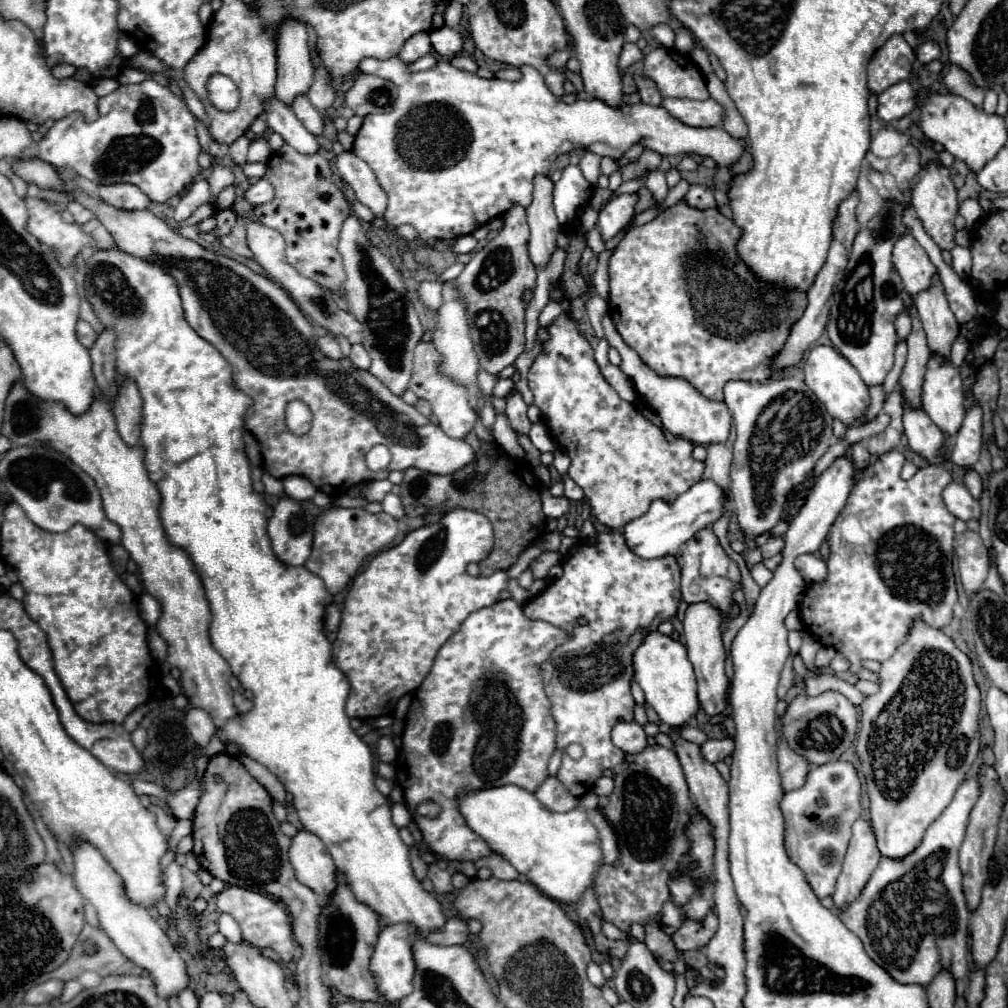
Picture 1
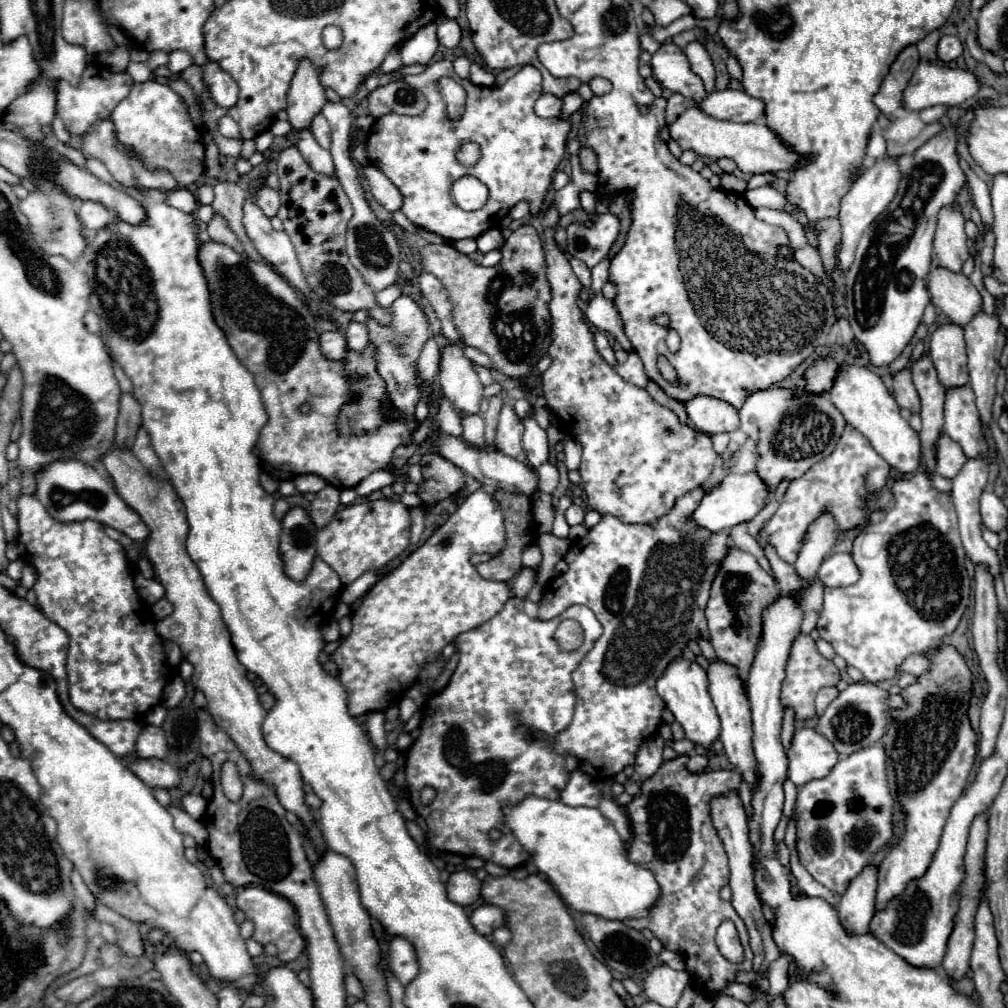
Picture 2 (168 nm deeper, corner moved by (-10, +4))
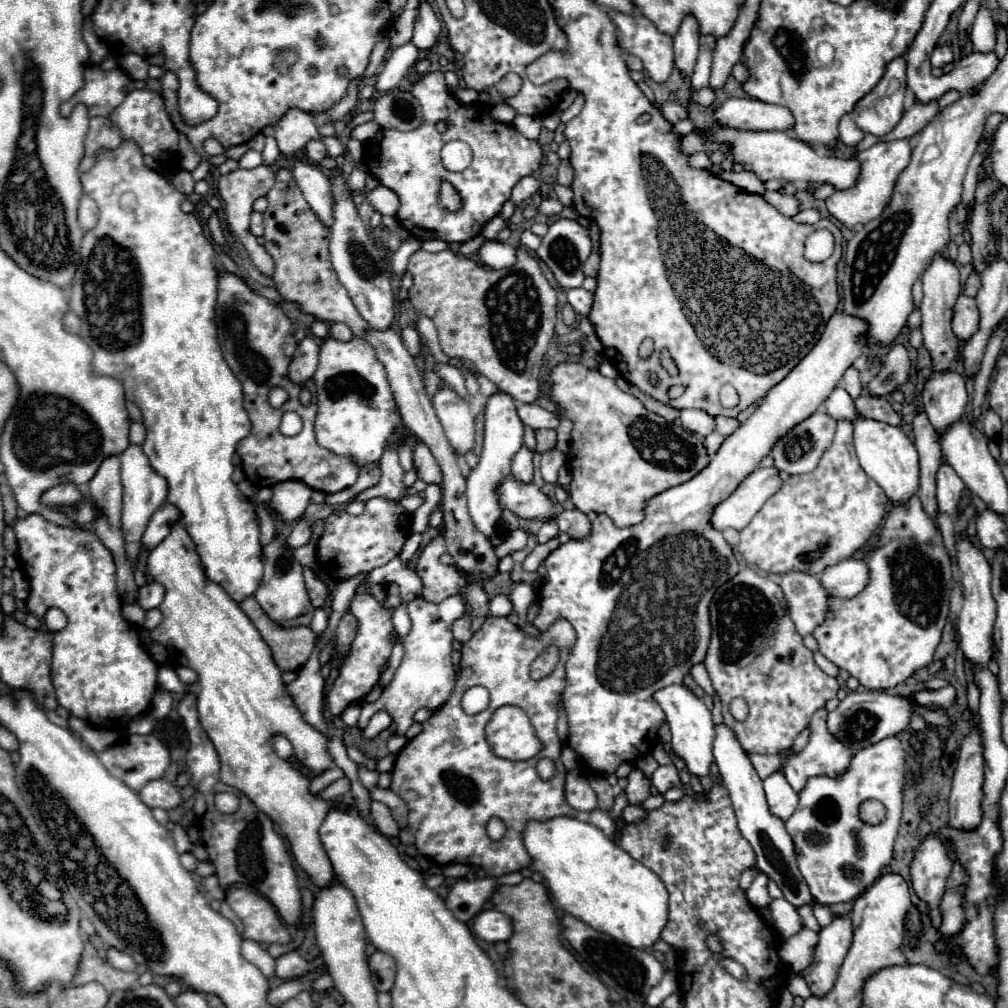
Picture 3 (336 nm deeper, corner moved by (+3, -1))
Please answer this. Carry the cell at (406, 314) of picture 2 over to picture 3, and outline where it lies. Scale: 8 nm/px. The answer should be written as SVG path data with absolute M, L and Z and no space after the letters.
M393 436L391 444L387 446L387 450L379 462L379 466L381 466L379 484L363 490L361 494L355 496L355 500L367 502L369 498L375 498L375 496L381 496L387 500L401 500L407 496L407 486L403 484L403 468L401 468L399 458L397 458L397 440L399 438L401 436Z

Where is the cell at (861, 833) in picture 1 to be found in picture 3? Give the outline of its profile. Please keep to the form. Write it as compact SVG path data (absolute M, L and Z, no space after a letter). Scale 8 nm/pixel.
M849 914L835 918L829 926L819 932L819 944L815 950L815 960L807 966L801 976L807 980L813 996L823 998L835 984L835 976L843 964L853 938L853 924Z

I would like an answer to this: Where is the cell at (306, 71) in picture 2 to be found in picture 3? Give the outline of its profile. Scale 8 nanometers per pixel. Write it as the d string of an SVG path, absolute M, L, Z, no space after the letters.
M291 108L277 124L275 124L275 140L283 156L293 158L297 152L301 152L307 146L307 140L321 138L313 114L307 114L303 110Z

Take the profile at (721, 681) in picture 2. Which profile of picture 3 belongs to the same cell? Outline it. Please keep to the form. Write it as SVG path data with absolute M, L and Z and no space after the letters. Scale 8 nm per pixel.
M725 724L715 726L715 730L717 730L717 738L715 738L715 746L713 746L715 762L719 766L723 784L729 790L729 796L731 796L731 802L733 802L733 808L735 808L735 814L737 814L739 830L741 830L743 838L755 850L757 868L763 874L767 874L767 878L773 880L779 886L779 890L783 892L783 898L787 902L791 902L795 908L805 906L805 904L811 904L813 902L813 896L811 896L811 892L807 888L807 882L803 880L803 876L801 876L801 872L797 868L795 844L793 844L789 832L785 830L785 822L769 812L761 778L757 776L753 764L749 762L745 750L737 742L735 734Z

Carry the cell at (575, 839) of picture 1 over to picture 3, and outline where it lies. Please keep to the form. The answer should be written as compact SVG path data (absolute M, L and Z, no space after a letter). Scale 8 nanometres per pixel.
M563 816L551 818L549 822L529 822L523 838L533 858L531 868L541 872L549 882L555 906L631 948L647 950L661 940L661 932L667 924L669 900L665 884L655 872L623 852L623 848L609 840L599 828Z

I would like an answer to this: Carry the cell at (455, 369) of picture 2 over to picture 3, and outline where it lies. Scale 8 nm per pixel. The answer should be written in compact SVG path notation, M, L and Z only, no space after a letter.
M443 388L433 396L433 406L451 448L457 454L471 452L475 446L475 418L469 404L455 390Z

